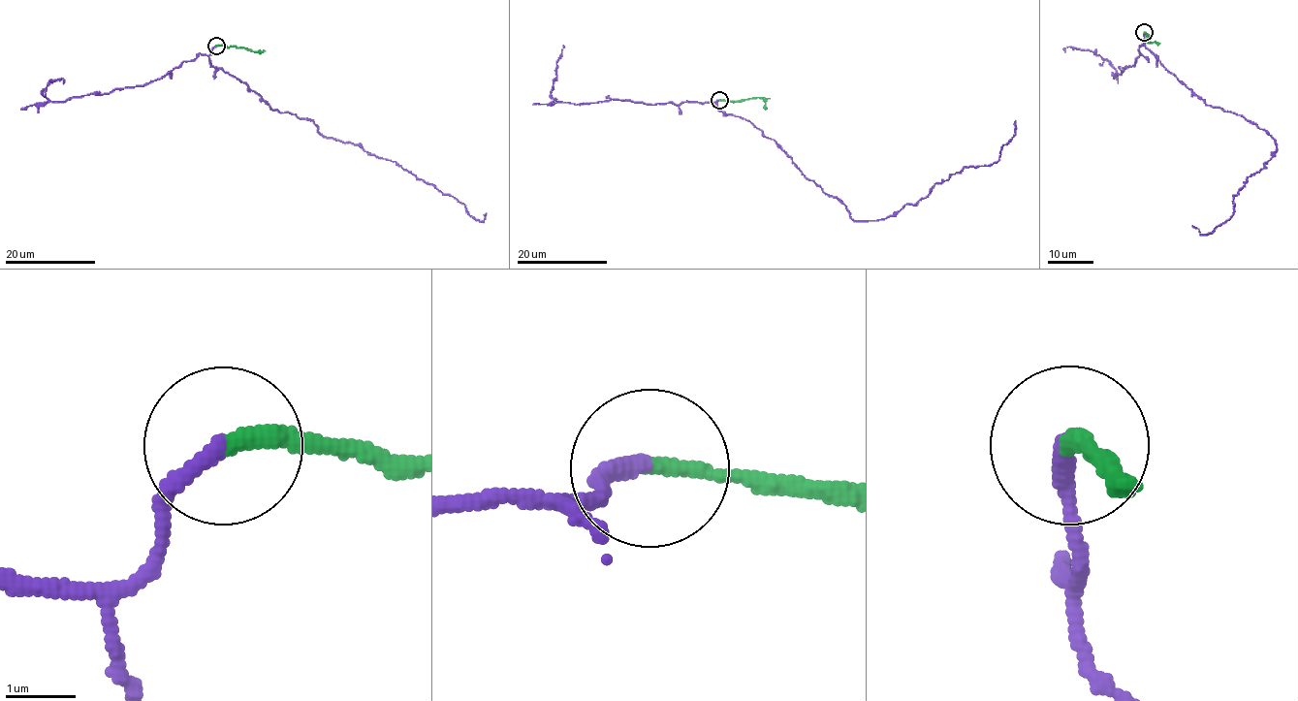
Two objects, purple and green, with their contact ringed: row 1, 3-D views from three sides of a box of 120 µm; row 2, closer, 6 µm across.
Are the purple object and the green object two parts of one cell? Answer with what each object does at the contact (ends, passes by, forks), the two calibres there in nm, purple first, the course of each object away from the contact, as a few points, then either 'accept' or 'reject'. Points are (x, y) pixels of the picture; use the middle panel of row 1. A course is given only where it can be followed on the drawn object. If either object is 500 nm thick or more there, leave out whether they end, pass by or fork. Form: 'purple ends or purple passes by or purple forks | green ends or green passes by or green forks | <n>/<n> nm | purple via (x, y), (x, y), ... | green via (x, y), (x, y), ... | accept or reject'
purple ends | green ends | 240/240 nm | purple via (719, 100), (720, 111), (773, 139), (856, 220), (892, 216), (965, 168), (990, 166), (1012, 138), (1015, 120) | green via (719, 100), (741, 102), (761, 97), (766, 110) | accept

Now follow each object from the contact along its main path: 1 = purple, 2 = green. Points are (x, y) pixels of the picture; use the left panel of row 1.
1: (215, 46), (212, 66), (270, 109), (310, 118), (322, 135), (395, 162), (479, 220), (486, 212)
2: (215, 46), (259, 51)

